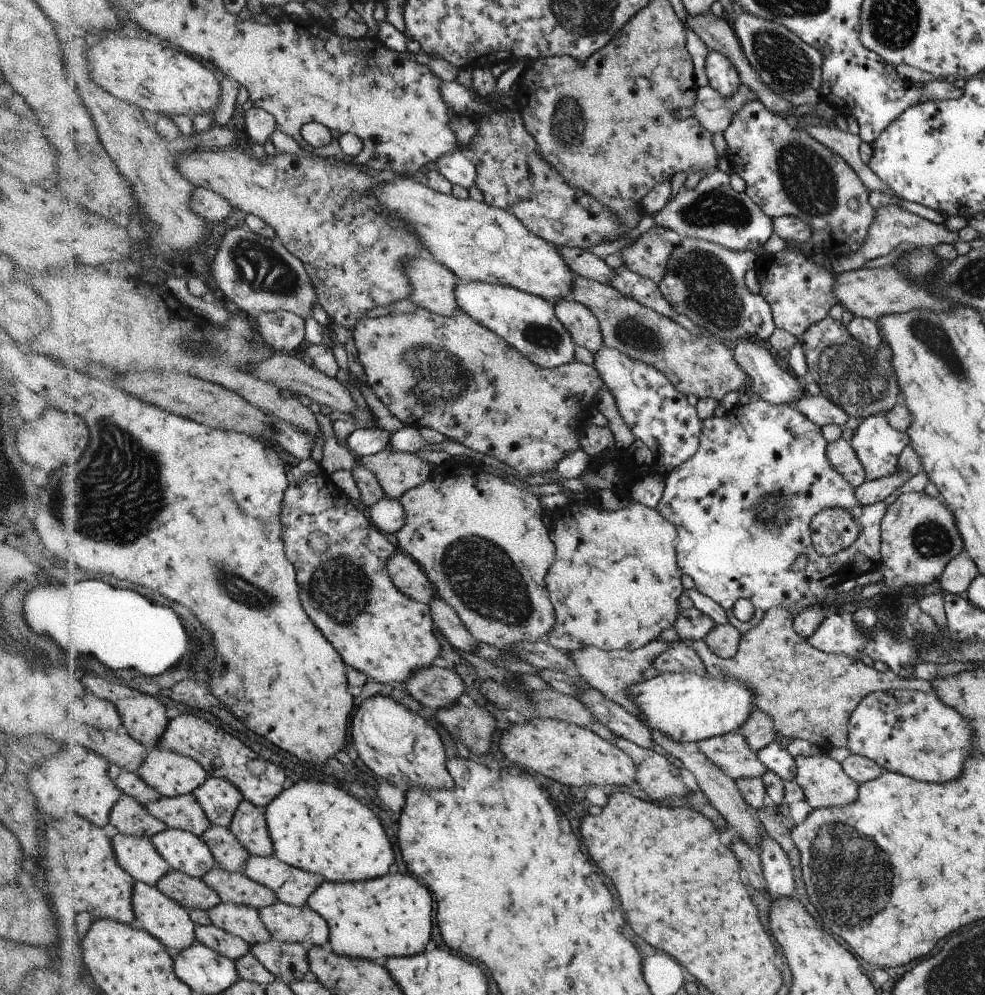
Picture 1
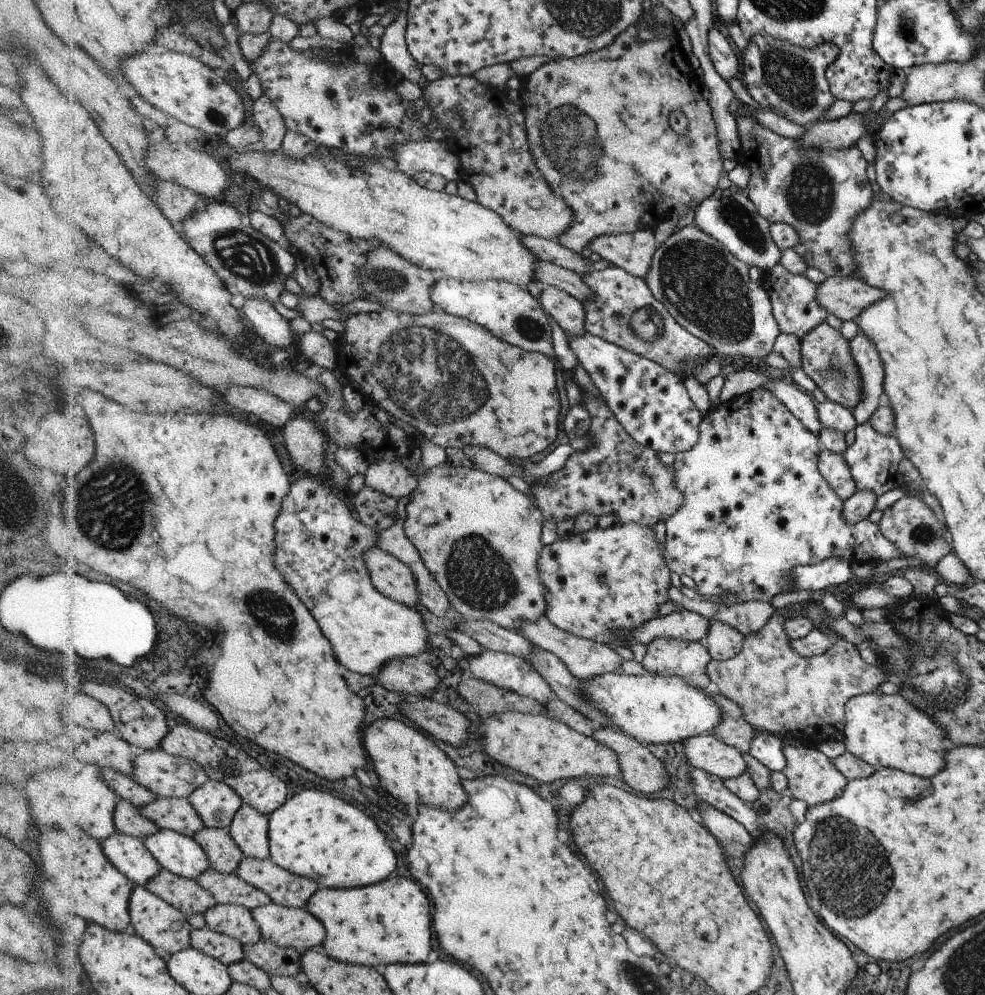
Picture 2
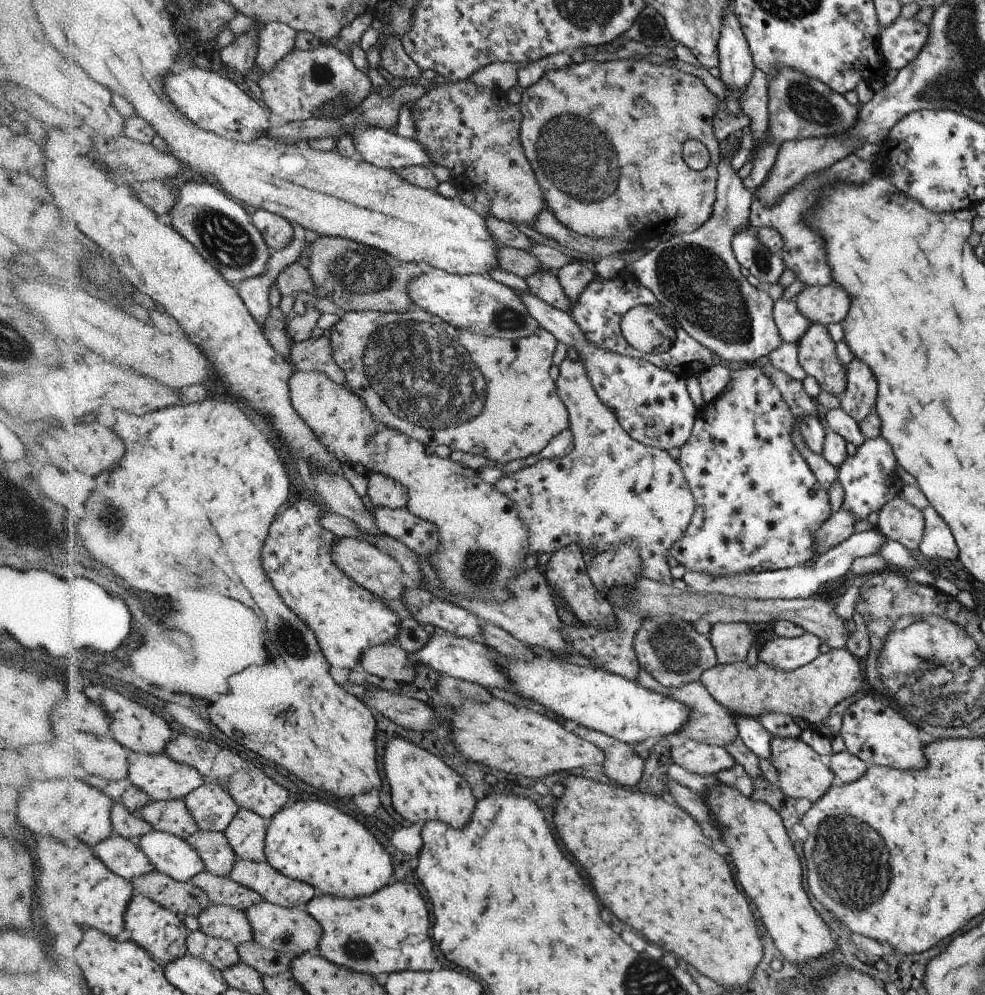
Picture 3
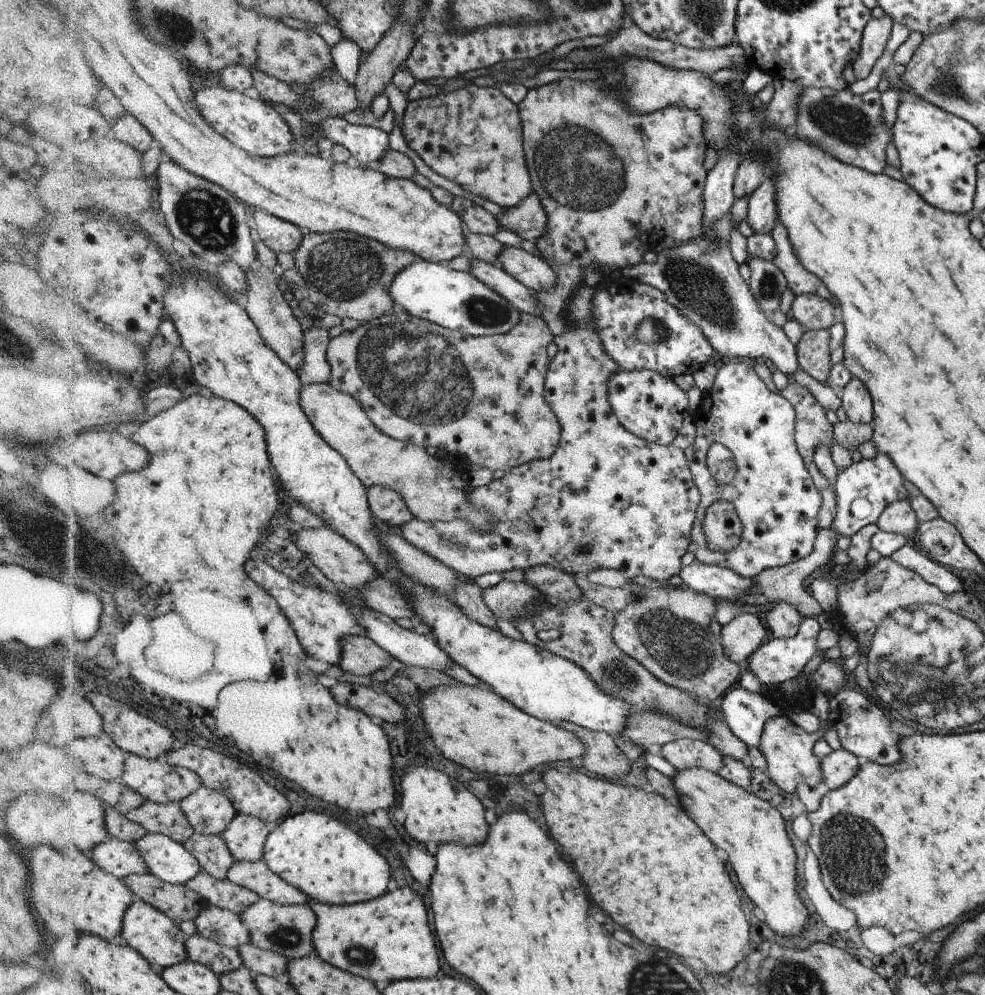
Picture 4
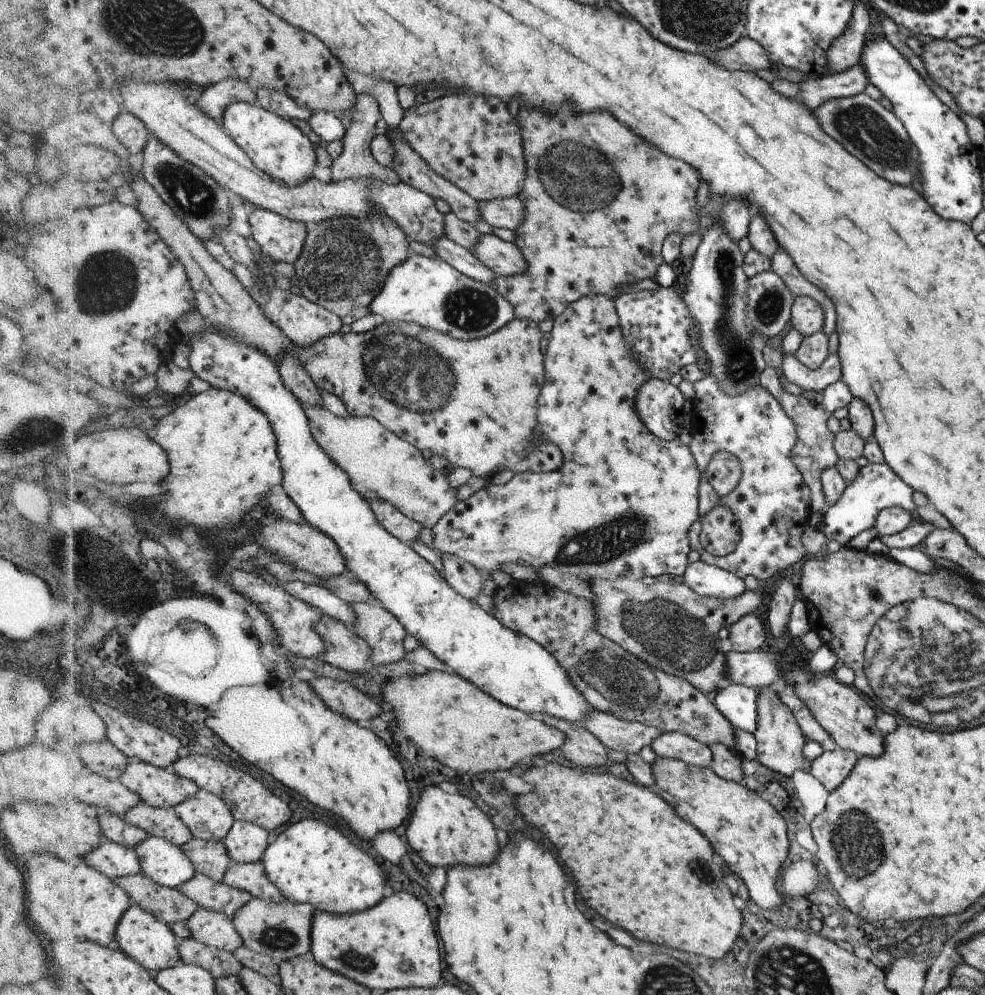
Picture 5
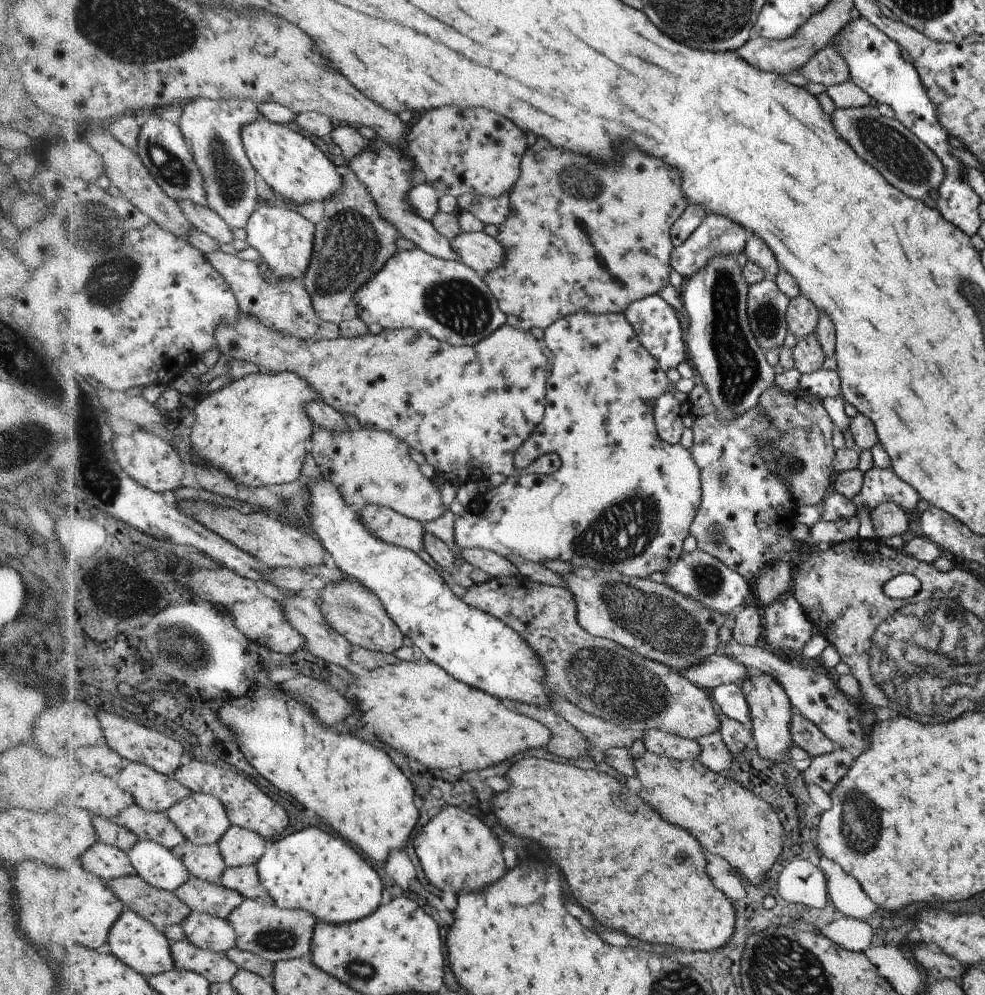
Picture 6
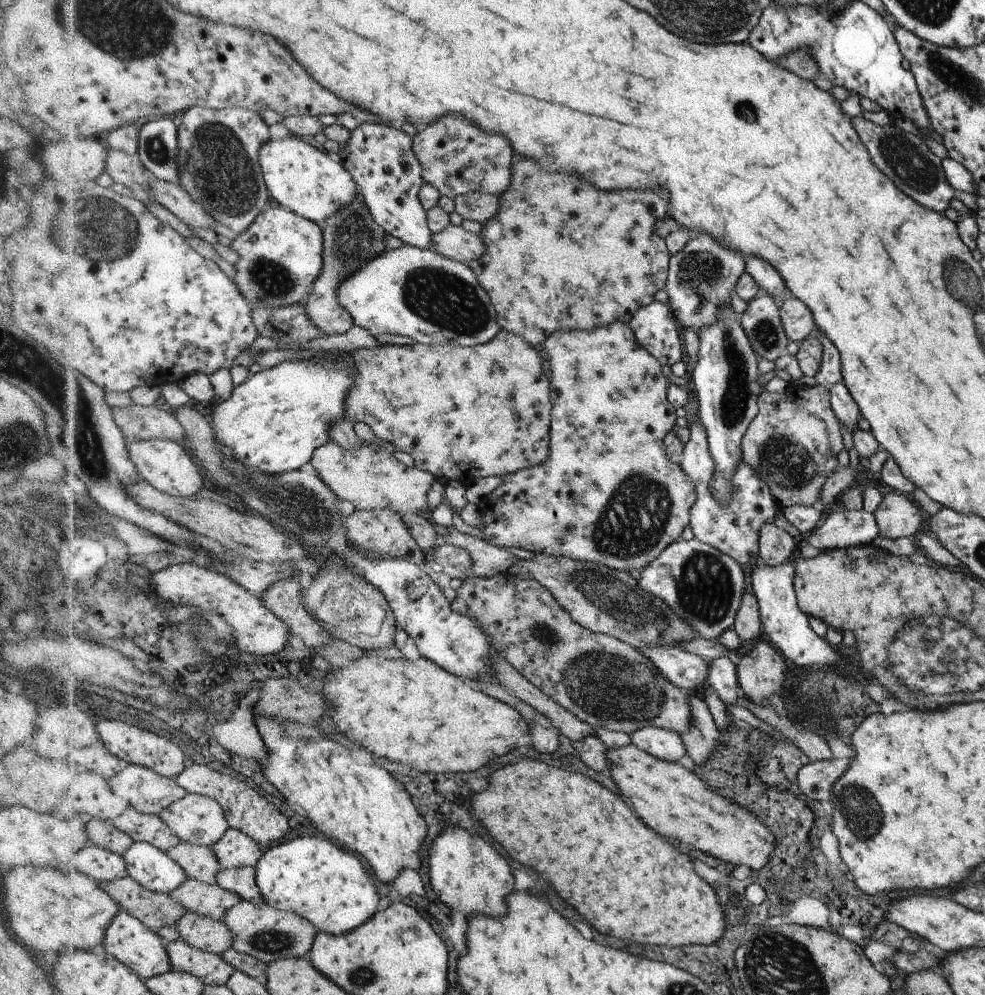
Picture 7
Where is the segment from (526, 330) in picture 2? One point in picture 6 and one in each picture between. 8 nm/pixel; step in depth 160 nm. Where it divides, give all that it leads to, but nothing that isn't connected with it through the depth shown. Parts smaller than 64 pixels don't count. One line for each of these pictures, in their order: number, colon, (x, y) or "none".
3: (477, 303)
4: (459, 301)
5: (427, 291)
6: (416, 290)

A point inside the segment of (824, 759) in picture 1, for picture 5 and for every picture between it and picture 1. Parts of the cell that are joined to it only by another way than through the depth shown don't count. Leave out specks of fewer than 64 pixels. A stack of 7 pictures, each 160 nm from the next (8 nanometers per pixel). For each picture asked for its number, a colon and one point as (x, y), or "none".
2: (812, 777)
3: (803, 774)
4: (788, 750)
5: (779, 738)

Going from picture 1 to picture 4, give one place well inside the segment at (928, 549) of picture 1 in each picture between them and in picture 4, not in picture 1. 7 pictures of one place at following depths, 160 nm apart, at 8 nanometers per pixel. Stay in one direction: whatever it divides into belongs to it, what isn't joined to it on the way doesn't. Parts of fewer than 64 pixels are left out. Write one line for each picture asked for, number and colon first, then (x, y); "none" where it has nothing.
2: (909, 523)
3: (898, 521)
4: (898, 518)

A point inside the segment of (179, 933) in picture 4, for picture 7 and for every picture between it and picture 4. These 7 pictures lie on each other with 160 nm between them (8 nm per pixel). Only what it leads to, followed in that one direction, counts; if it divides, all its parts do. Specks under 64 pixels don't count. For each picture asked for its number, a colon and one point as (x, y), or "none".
5: (141, 934)
6: (138, 942)
7: (130, 939)

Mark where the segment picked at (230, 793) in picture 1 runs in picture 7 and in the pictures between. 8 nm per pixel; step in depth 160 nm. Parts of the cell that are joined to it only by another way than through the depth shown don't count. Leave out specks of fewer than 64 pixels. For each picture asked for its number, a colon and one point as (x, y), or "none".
2: (218, 803)
3: (215, 808)
4: (210, 811)
5: (210, 817)
6: (203, 817)
7: (199, 819)

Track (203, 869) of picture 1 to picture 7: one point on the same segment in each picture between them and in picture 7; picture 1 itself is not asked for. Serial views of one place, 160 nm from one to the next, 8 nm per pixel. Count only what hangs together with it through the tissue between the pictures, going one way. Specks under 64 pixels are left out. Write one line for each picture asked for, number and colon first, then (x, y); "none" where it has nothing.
2: (182, 854)
3: (173, 855)
4: (173, 862)
5: (167, 863)
6: (160, 866)
7: (153, 867)

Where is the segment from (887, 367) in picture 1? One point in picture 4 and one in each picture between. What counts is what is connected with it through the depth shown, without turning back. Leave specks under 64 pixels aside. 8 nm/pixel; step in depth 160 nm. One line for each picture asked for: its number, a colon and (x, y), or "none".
2: (826, 357)
3: (816, 350)
4: (813, 353)

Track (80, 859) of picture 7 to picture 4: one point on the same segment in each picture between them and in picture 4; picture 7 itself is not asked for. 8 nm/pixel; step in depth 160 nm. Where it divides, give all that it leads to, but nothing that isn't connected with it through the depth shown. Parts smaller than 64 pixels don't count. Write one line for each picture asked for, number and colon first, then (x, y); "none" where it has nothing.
4: (122, 858)
5: (116, 860)
6: (109, 862)

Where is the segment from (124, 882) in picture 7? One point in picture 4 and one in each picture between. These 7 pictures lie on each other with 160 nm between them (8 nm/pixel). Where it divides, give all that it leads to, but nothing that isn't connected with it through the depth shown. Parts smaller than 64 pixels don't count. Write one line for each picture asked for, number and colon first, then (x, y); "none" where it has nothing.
4: (182, 903)
5: (171, 905)
6: (164, 908)

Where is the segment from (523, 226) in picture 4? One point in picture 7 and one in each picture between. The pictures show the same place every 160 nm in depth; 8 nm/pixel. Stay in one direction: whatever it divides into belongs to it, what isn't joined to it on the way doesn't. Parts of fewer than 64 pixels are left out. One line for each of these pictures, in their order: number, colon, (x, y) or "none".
5: (508, 212)
6: (492, 211)
7: (480, 207)

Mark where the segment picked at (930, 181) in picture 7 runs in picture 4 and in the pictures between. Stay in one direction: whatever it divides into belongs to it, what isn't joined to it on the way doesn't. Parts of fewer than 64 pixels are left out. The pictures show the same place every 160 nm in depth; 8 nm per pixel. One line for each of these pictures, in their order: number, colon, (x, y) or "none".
4: (852, 128)
5: (871, 132)
6: (894, 149)

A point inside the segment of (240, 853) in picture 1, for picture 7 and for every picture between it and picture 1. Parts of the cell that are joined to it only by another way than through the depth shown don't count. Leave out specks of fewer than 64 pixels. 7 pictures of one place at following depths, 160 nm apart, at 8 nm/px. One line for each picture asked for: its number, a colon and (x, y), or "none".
2: (226, 855)
3: (215, 847)
4: (217, 858)
5: (212, 858)
6: (206, 861)
7: (201, 862)

